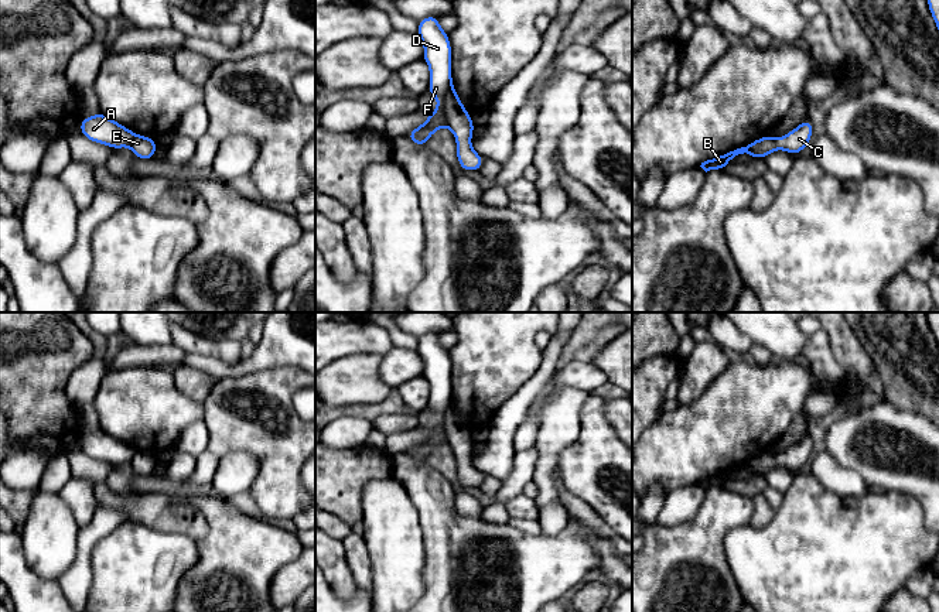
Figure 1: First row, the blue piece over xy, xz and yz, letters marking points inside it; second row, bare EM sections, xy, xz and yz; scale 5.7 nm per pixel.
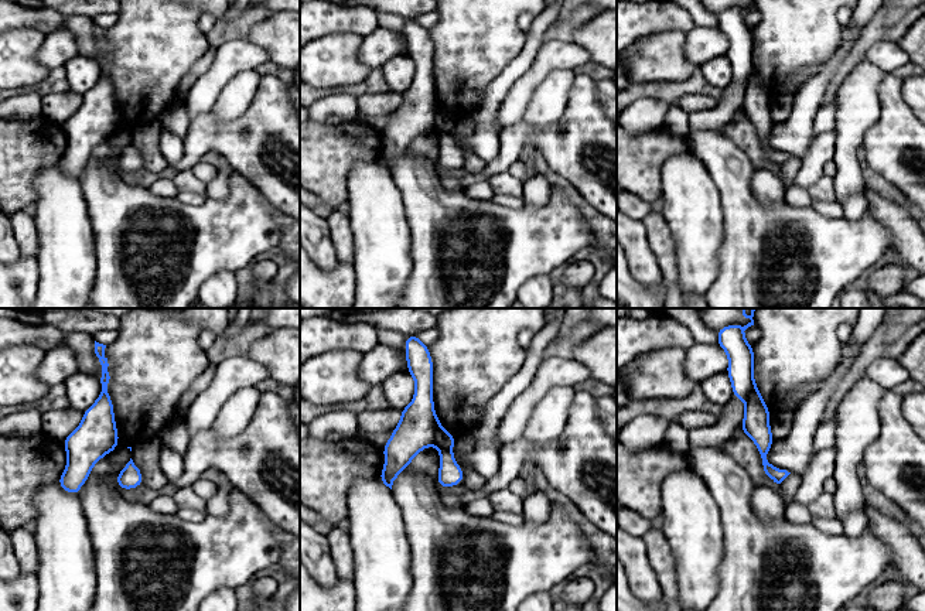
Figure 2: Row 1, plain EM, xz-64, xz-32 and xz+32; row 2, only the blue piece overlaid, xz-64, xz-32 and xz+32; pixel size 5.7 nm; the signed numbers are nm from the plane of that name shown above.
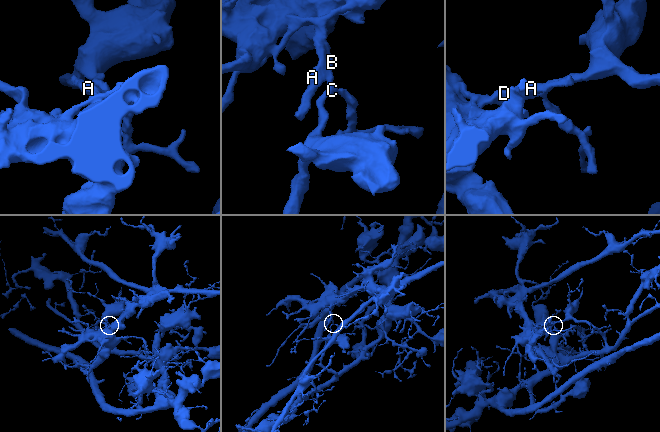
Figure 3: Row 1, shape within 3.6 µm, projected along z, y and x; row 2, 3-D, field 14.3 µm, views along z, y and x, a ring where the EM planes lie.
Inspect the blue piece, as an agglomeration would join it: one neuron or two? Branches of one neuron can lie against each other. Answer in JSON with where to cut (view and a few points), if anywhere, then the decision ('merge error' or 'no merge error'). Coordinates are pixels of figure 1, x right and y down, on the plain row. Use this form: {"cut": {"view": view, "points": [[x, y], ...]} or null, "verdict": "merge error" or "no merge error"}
{"cut": {"view": "yz", "points": [[764, 460], [770, 467], [784, 465]]}, "verdict": "merge error"}

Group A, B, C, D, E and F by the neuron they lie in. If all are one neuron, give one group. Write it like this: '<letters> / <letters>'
A B D E F / C

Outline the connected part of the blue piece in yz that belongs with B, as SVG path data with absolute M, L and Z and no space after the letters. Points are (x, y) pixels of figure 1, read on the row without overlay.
M764 452L752 459L750 459L745 464L737 465L734 468L730 468L727 471L720 471L711 476L707 476L704 479L701 479L701 485L707 489L710 486L724 486L728 479L738 471L750 471L752 475L765 475L769 469L775 468L775 466L768 466L765 459L768 457L772 457L769 452Z

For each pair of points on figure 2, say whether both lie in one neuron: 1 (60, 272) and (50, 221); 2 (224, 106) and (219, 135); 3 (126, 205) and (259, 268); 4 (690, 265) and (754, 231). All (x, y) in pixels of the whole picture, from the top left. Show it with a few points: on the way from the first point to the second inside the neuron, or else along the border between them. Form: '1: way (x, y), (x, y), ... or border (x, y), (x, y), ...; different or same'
1: way (60, 259), (60, 234); same
2: border (251, 101), (232, 119), (208, 113); different
3: border (255, 262), (248, 268); different
4: border (723, 218), (719, 276), (712, 283); different

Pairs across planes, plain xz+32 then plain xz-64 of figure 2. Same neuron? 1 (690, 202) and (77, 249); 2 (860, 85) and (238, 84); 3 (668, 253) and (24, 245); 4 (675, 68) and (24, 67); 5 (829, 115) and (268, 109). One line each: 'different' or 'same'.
1: same
2: same
3: same
4: same
5: different

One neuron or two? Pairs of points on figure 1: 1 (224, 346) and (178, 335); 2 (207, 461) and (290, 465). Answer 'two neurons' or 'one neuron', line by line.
1: one neuron
2: two neurons

